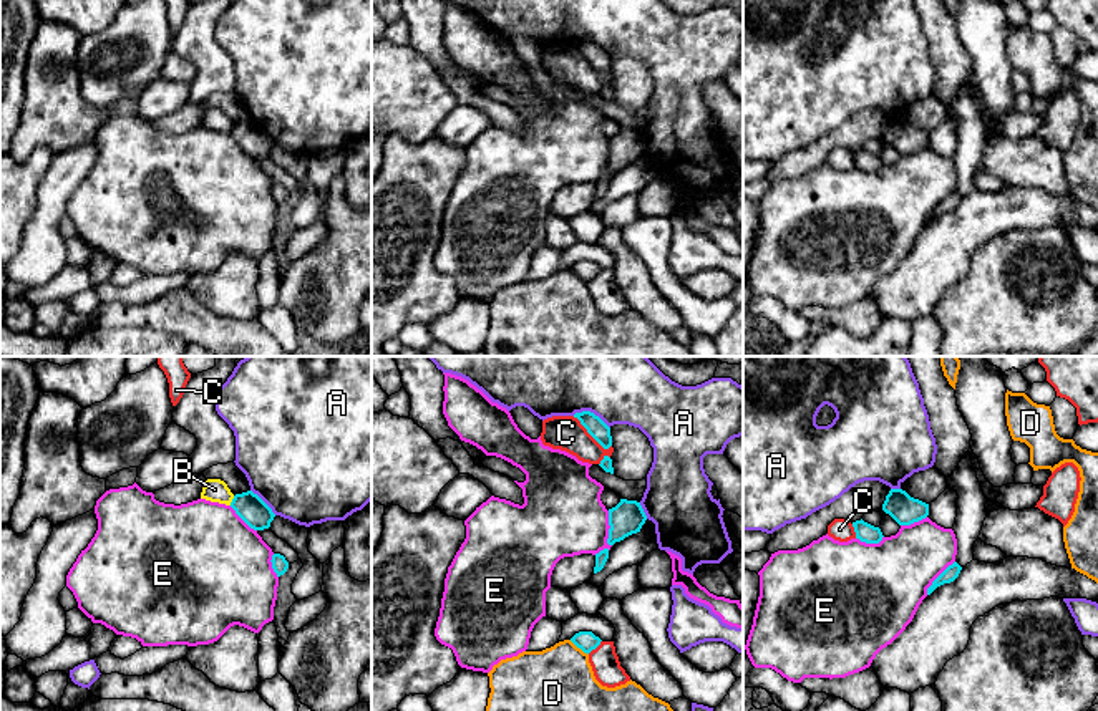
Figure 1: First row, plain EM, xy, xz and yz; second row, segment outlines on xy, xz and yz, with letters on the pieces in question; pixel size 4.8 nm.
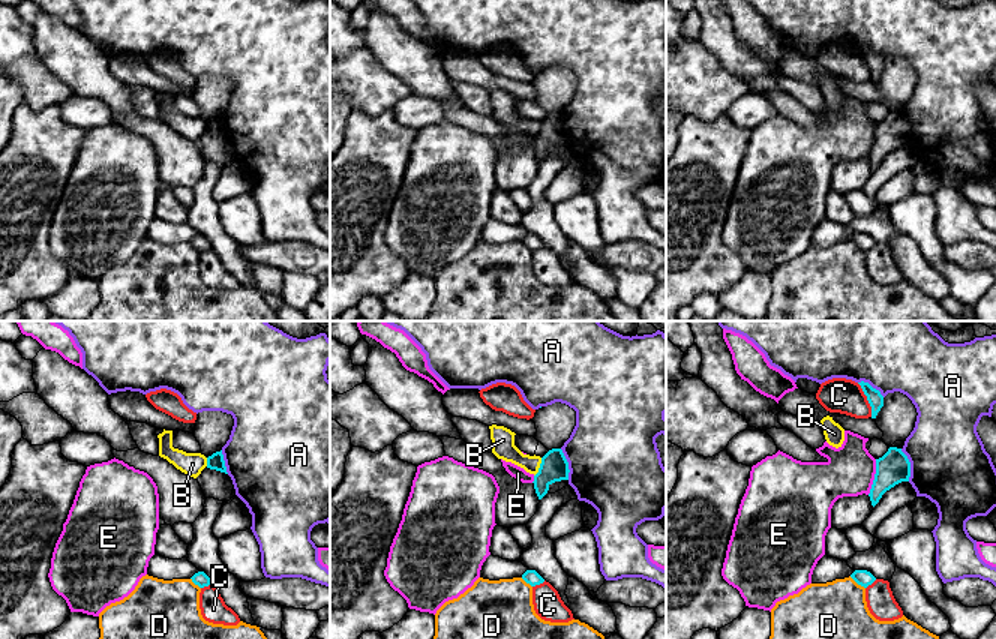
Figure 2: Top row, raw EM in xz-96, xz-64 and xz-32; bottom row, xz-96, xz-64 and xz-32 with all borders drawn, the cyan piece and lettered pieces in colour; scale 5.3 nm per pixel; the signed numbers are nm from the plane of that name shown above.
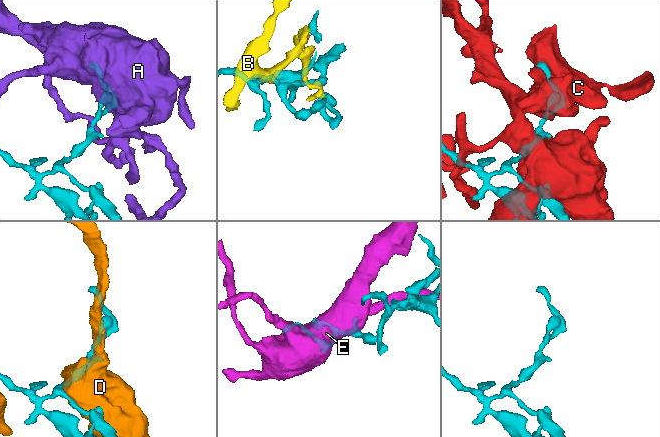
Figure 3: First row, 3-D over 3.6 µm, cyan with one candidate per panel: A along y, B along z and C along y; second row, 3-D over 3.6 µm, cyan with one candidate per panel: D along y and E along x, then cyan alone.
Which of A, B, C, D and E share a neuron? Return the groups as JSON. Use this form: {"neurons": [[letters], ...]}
{"neurons": [["A"], ["B"], ["C"], ["D"], ["E"]]}

